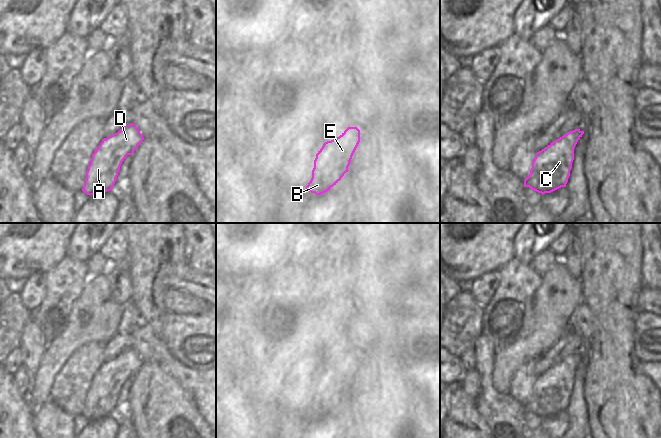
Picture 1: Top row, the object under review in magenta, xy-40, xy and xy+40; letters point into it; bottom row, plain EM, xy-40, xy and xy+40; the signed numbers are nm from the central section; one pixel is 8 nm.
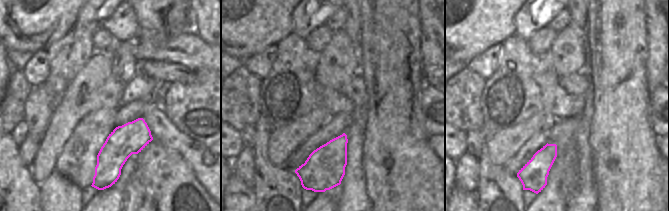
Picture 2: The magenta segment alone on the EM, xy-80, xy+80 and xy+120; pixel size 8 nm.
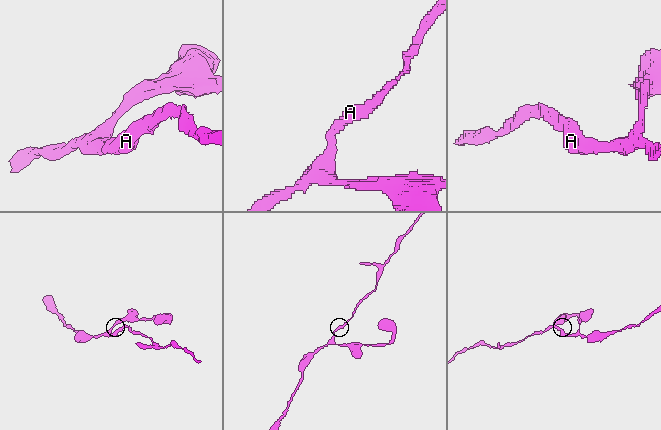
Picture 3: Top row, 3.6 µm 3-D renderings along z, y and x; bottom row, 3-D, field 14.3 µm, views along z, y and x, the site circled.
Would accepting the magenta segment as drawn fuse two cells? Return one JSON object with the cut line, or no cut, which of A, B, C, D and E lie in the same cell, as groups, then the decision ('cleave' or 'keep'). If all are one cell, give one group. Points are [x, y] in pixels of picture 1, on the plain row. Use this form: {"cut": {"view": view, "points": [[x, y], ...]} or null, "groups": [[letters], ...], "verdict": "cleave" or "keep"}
{"cut": null, "groups": [["A", "B", "C", "D", "E"]], "verdict": "keep"}

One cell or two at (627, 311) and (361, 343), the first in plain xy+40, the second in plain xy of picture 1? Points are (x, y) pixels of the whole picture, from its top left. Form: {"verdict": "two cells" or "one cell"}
{"verdict": "two cells"}

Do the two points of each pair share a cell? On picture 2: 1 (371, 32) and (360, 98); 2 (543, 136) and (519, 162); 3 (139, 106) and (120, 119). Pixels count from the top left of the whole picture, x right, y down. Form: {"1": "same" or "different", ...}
{"1": "different", "2": "same", "3": "same"}

